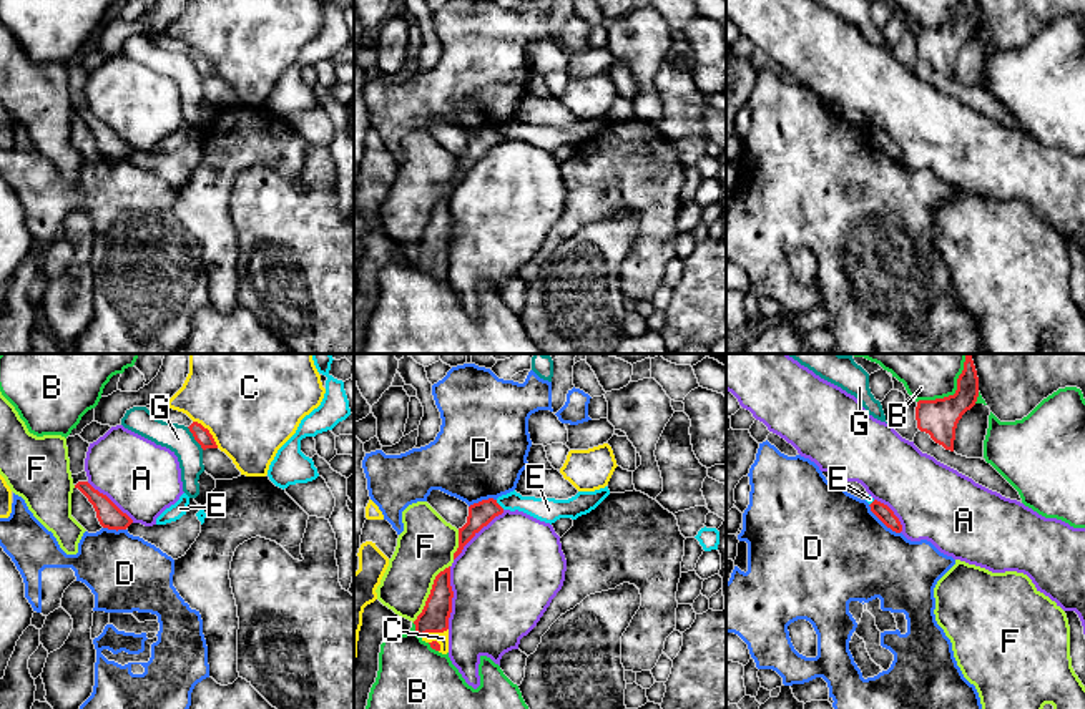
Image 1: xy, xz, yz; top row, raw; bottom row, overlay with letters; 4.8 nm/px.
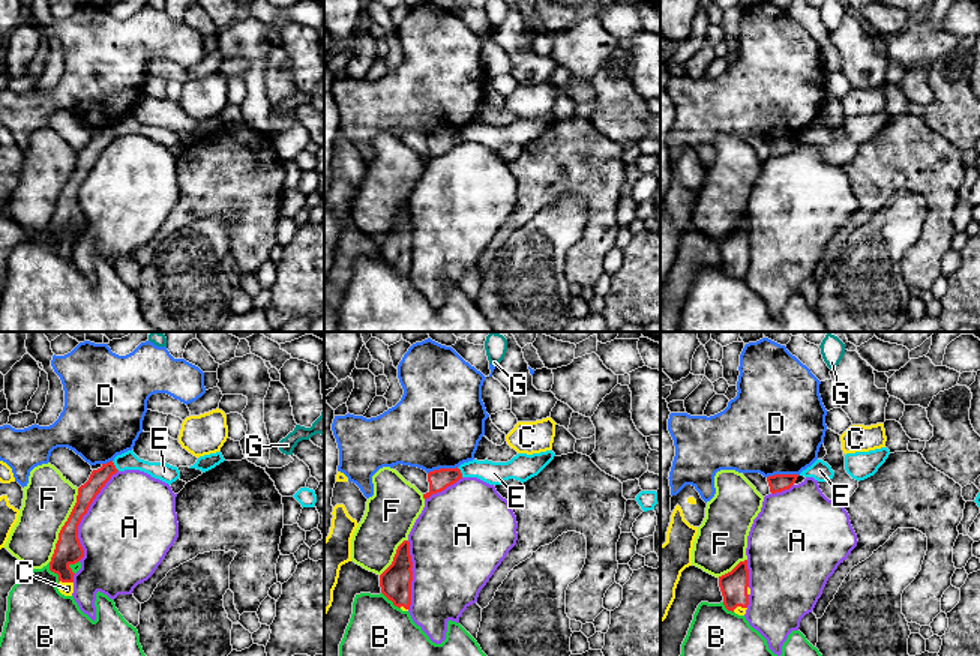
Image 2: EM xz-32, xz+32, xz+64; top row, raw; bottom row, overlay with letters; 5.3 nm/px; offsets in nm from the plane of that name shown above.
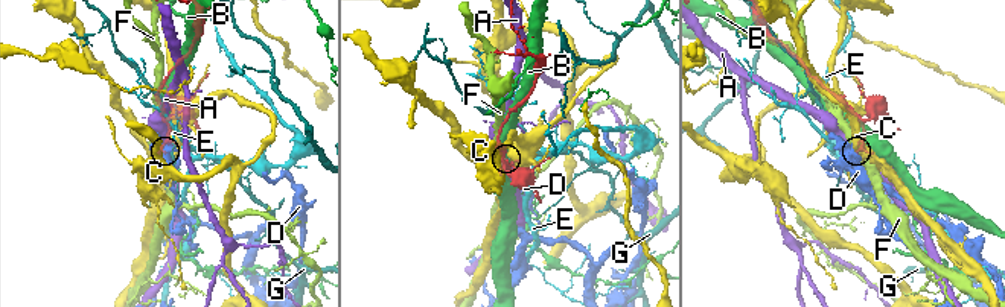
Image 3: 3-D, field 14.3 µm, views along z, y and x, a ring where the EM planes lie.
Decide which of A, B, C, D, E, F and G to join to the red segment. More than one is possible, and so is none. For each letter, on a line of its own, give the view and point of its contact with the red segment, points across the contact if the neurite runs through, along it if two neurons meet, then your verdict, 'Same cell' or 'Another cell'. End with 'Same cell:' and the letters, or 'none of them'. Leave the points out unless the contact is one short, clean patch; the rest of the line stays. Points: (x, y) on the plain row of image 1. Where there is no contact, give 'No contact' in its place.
A: Touches red at xz (452, 224). Another cell
B: Touches red at yz (946, 25). Another cell
C: Touches red at xy (208, 60). Same cell
D: Touches red at yz (883, 150). Boundary: yz (868, 133), (888, 155), (899, 161). Another cell
E: Touches red at xz (499, 133). Boundary: xz (495, 128), (504, 136). Another cell
F: Touches red at xz (431, 221). Another cell
G: Touches red at xy (195, 67). Another cell
Same cell: C

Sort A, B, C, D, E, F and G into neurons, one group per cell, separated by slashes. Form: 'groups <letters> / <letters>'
groups A / B / C / D / E / F / G

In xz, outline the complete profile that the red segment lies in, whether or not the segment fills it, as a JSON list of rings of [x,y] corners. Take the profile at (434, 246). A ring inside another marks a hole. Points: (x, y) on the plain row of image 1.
[[[450,194],[440,199],[432,213],[422,241],[414,249],[415,261],[432,277],[449,281],[449,246],[452,241],[454,219],[450,214]]]

